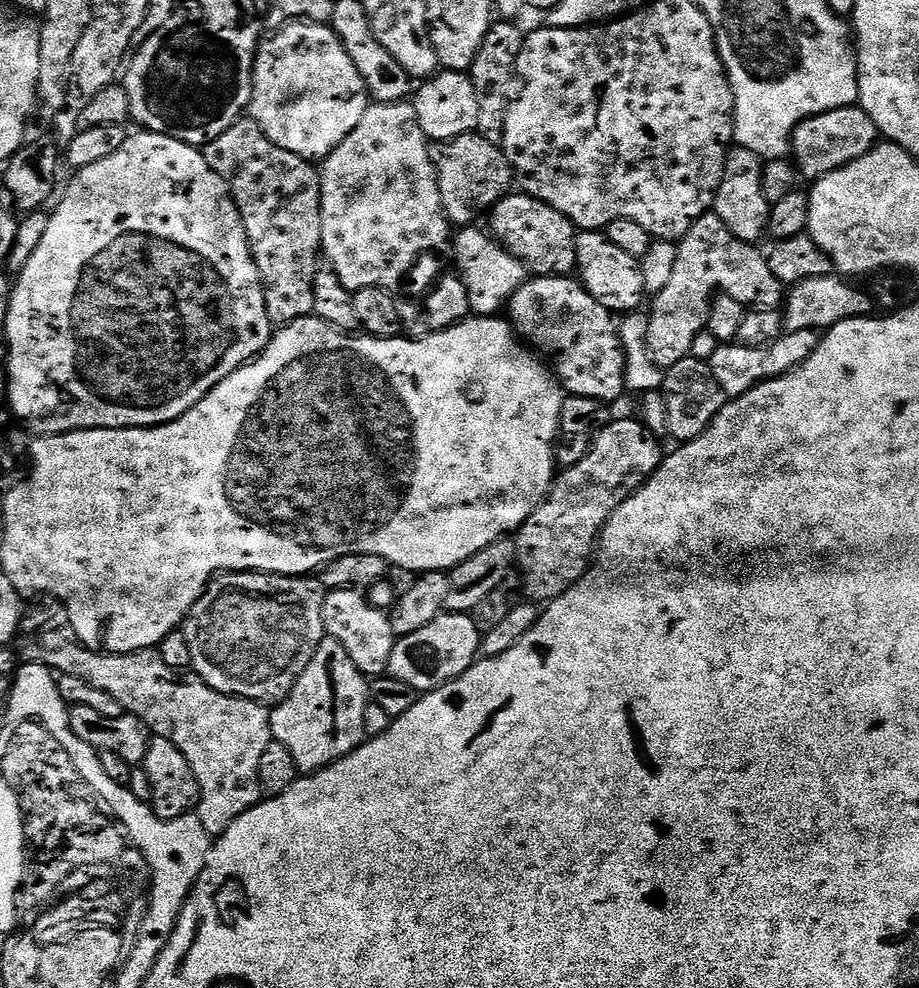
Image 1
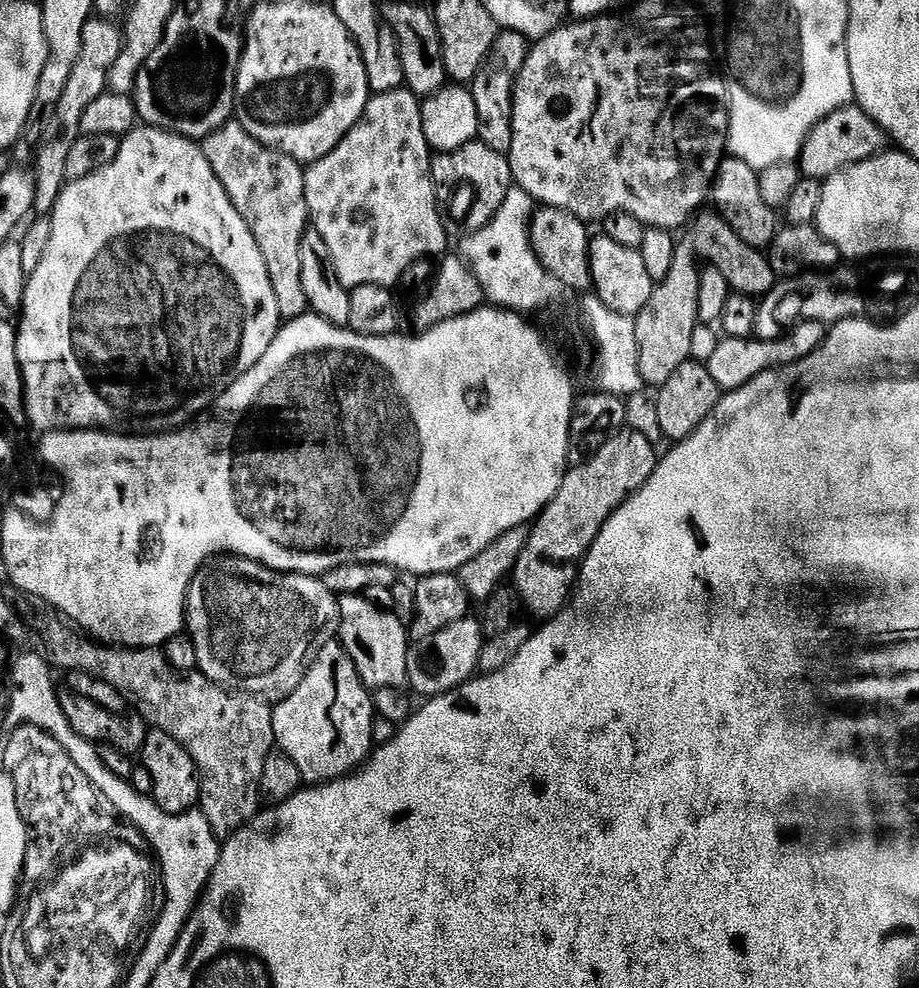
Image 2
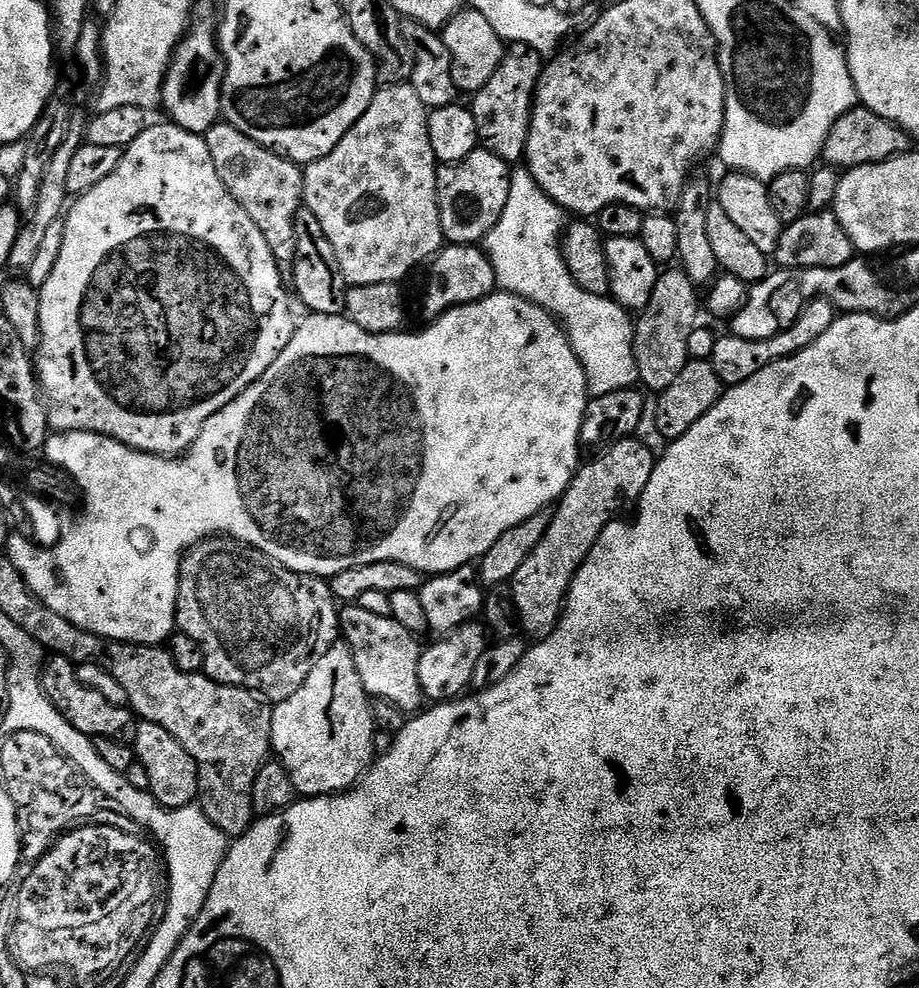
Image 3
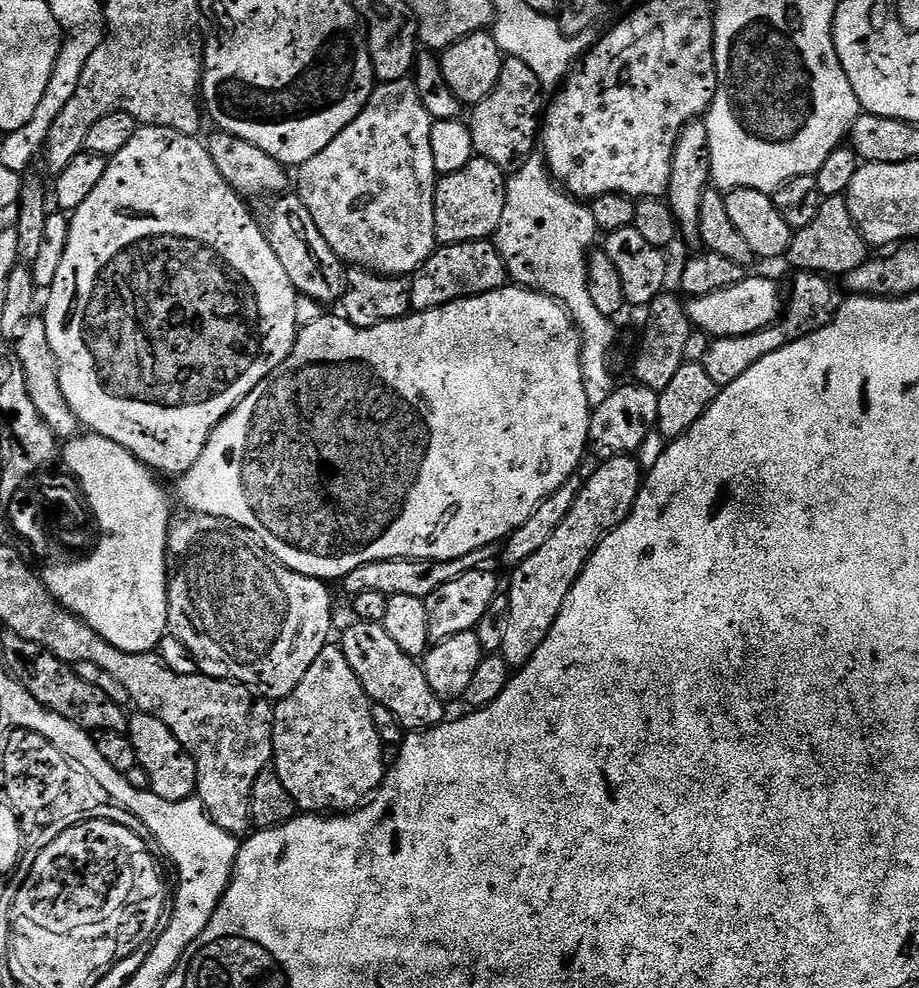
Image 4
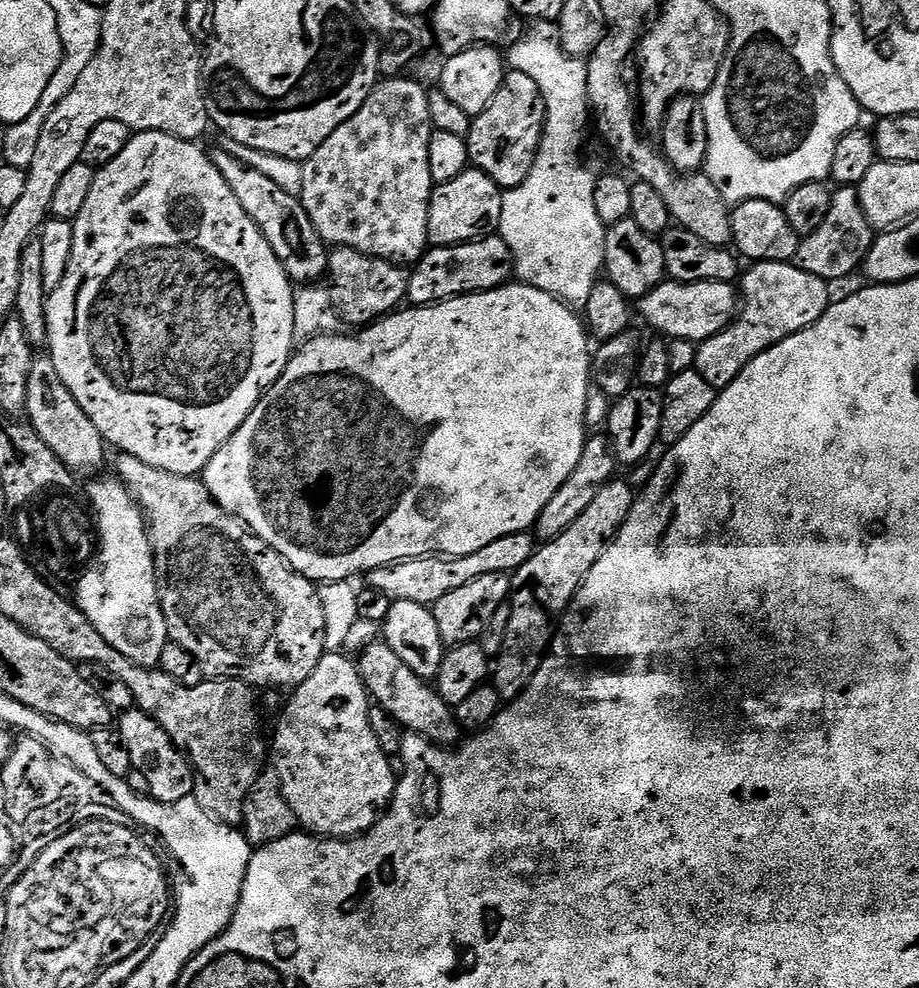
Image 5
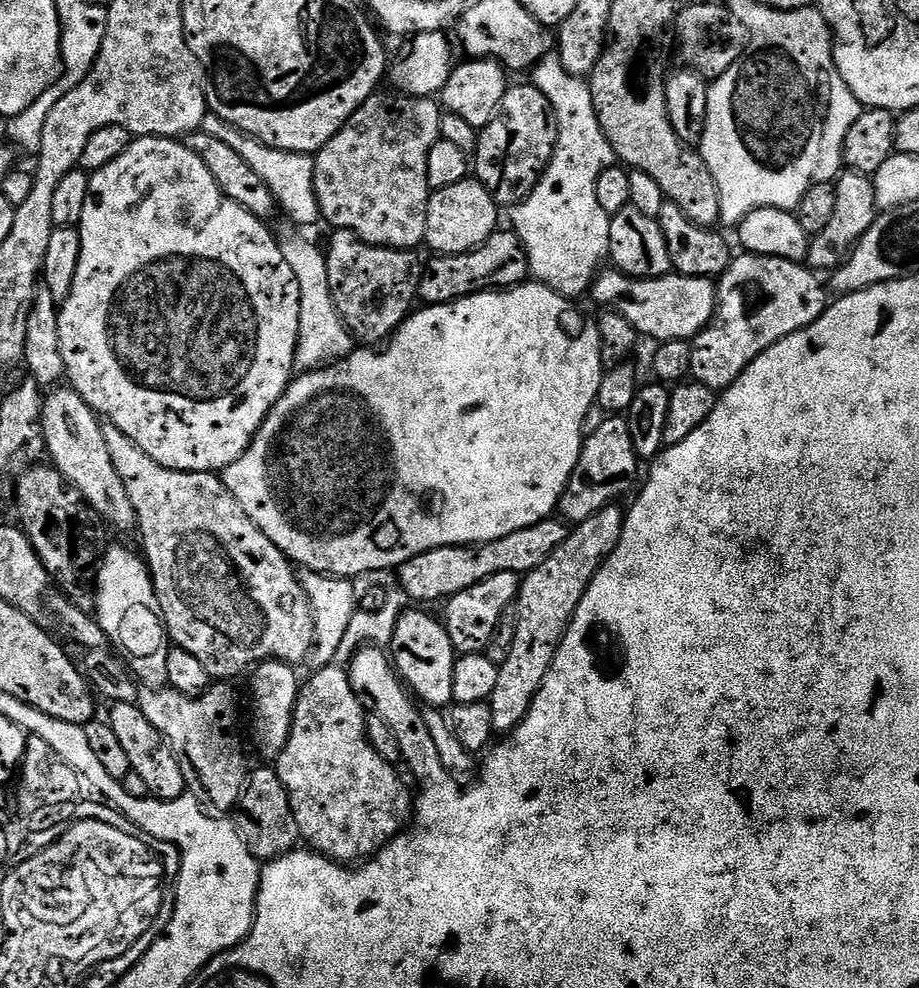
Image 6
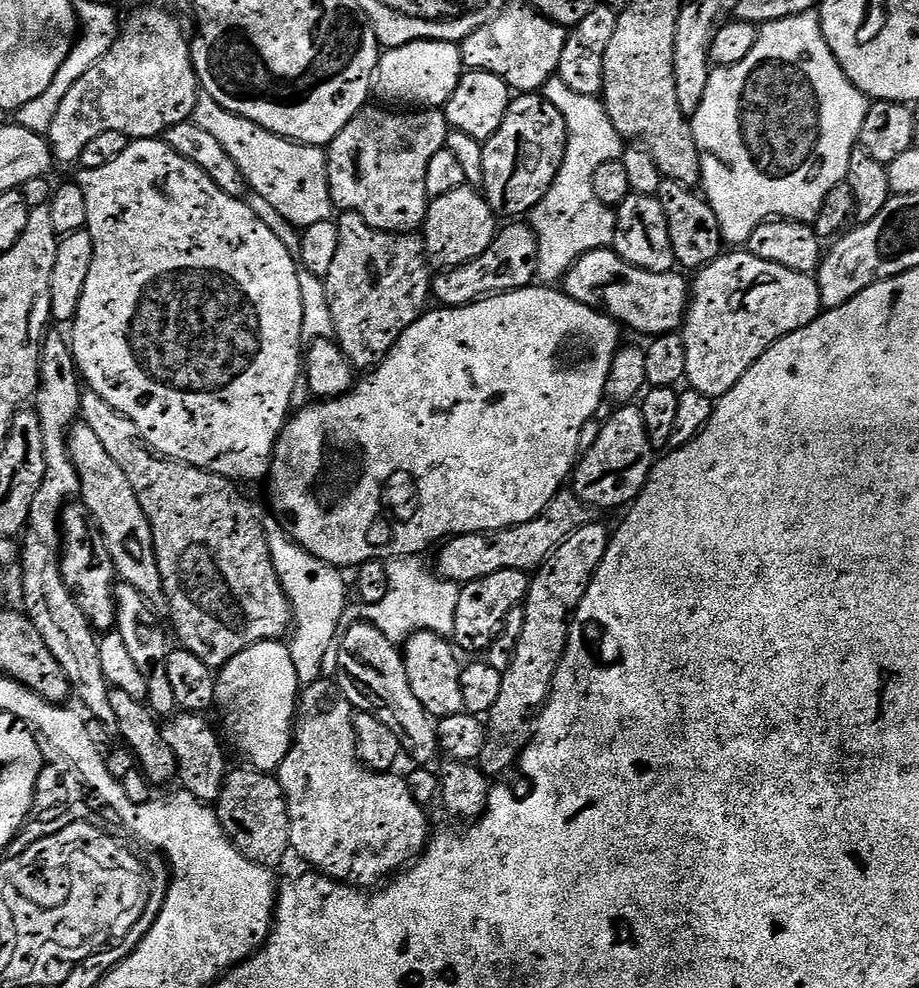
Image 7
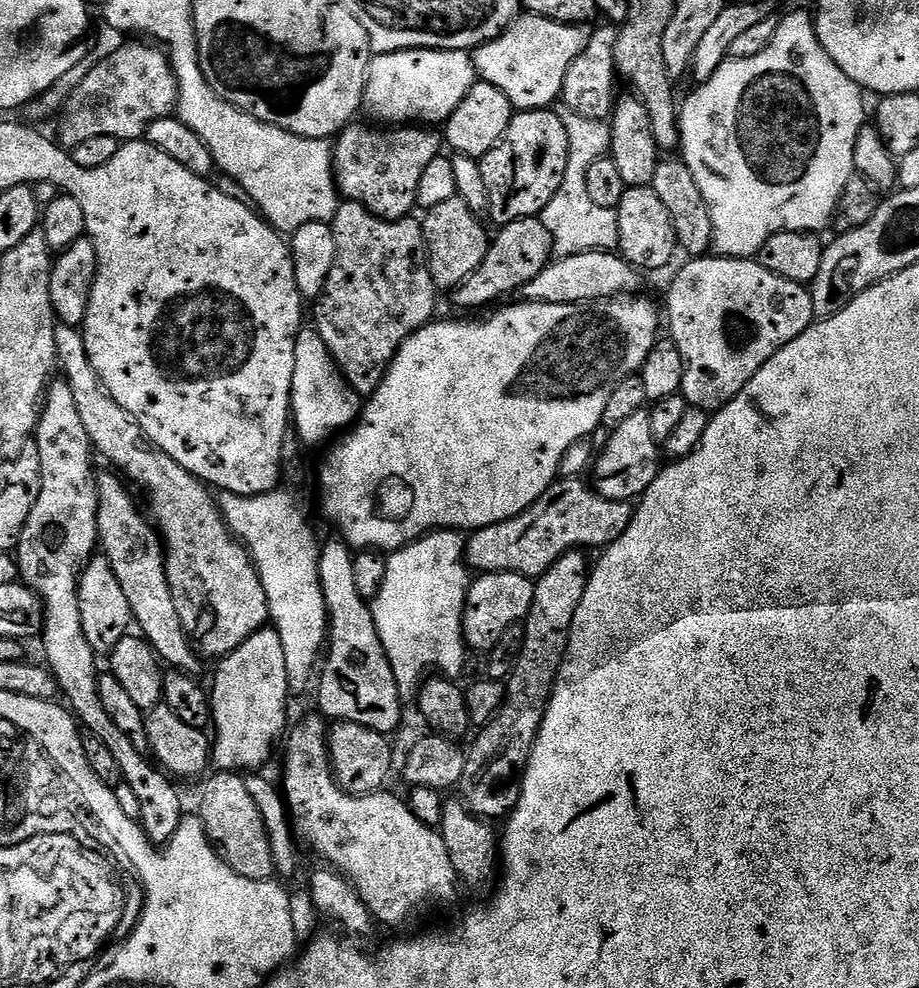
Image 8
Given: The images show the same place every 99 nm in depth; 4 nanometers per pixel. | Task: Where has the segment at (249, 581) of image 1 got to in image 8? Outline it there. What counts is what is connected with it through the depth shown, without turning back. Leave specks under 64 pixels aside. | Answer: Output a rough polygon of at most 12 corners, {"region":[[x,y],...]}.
{"region":[[80,328],[56,363],[101,452],[156,507],[184,632],[227,656],[270,620],[213,489],[114,402]]}

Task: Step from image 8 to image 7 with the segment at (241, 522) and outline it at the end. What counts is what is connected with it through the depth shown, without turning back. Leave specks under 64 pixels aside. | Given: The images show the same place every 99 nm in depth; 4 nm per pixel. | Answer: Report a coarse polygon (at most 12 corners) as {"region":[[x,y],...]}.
{"region":[[283,531],[267,538],[292,608],[301,685],[320,668],[346,608],[341,571]]}

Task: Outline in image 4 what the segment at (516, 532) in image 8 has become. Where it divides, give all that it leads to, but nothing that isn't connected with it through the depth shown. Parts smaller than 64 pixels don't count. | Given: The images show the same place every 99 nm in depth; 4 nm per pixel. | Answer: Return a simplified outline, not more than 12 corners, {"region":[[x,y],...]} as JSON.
{"region":[[491,547],[457,560],[383,560],[344,577],[349,597],[426,598],[487,565]]}

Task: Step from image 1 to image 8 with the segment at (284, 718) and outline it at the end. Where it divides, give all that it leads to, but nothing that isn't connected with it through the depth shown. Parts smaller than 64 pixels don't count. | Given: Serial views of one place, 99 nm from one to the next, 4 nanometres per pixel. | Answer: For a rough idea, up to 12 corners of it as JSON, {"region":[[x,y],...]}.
{"region":[[320,714],[291,725],[292,827],[377,921],[452,900],[446,842],[388,790],[337,783]]}

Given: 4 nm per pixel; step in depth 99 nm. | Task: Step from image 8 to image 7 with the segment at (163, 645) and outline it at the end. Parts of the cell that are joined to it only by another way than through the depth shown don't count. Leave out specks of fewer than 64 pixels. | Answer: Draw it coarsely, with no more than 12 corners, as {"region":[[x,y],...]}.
{"region":[[68,429],[68,459],[117,577],[159,601],[146,514],[102,441]]}

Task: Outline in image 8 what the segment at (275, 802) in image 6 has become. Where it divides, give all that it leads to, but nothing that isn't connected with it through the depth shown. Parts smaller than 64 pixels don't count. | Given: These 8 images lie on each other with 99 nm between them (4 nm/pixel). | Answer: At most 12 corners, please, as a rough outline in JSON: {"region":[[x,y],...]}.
{"region":[[244,776],[200,788],[198,815],[220,857],[273,879],[268,831]]}

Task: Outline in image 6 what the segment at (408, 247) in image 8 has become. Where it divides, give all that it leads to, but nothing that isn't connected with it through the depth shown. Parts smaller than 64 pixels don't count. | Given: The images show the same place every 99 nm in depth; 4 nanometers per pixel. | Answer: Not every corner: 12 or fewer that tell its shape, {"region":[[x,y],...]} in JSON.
{"region":[[336,230],[329,292],[345,325],[387,341],[413,311],[411,255]]}

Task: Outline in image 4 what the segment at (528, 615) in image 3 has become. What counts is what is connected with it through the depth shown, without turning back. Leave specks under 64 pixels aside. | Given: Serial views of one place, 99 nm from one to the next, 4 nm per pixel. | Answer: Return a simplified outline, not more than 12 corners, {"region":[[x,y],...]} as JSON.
{"region":[[632,456],[580,484],[558,530],[512,573],[502,655],[525,668],[642,487]]}

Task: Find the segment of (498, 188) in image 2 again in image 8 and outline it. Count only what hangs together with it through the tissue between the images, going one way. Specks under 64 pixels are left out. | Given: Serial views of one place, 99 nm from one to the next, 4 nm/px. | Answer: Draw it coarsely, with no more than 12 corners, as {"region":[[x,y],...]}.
{"region":[[456,195],[423,217],[428,269],[454,290],[486,258],[490,232]]}

